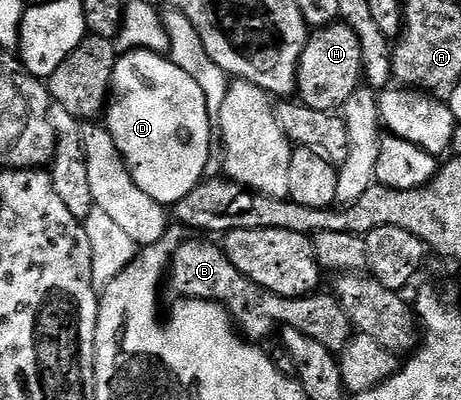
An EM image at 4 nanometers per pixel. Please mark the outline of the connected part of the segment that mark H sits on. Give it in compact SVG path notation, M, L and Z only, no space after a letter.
M344 24L322 26L310 33L297 65L296 97L307 108L337 112L363 82L363 48L359 36Z

